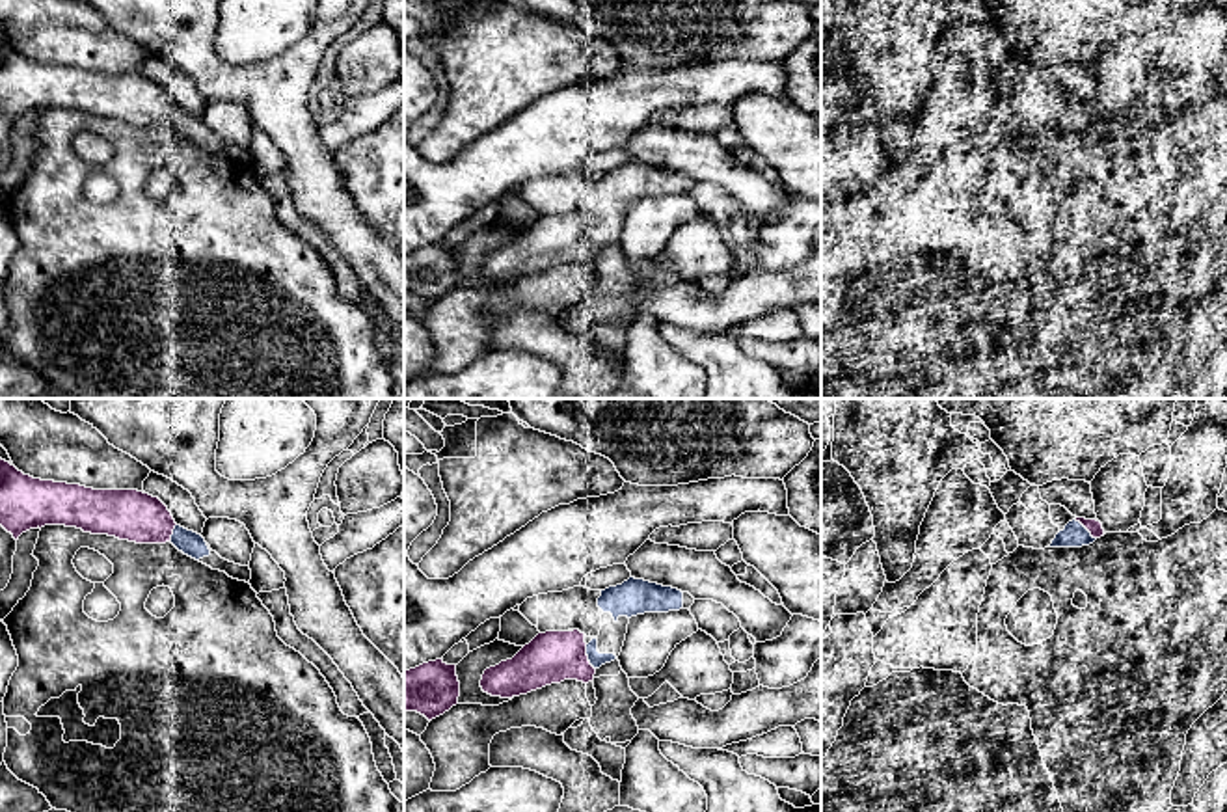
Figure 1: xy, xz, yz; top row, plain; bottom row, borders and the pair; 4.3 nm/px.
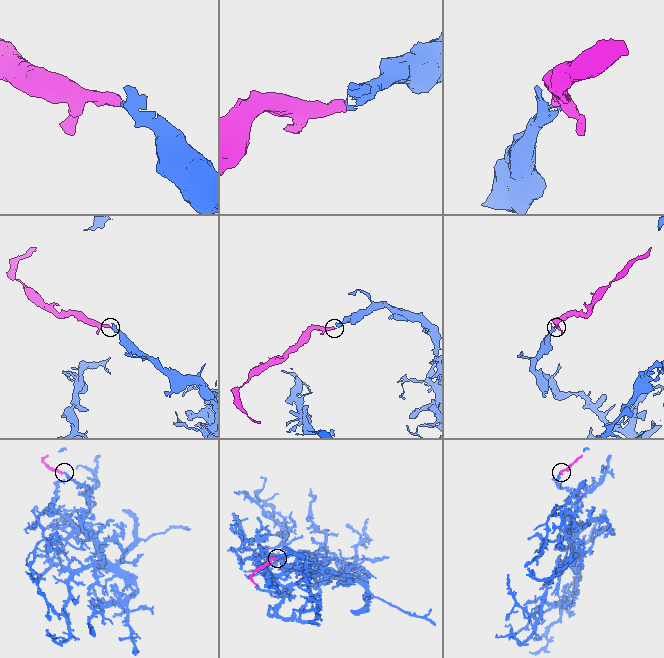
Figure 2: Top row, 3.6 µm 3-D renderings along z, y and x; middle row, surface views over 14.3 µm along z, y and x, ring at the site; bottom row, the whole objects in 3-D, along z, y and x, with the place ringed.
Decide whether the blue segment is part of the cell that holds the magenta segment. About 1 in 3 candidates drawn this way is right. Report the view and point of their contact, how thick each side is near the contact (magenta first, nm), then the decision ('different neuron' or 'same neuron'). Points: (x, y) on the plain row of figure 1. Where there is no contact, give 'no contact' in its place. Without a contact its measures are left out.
meets magenta in xz at (587, 241); 220 nm thick on the magenta side, 70 nm on the other; same neuron

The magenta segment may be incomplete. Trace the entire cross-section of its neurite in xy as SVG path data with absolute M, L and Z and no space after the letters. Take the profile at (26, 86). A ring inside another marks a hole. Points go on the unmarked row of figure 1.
M0 41L0 108L15 123L45 108L76 110L136 127L171 125L184 138L249 166L249 149L222 142L205 121L175 106L168 89L138 73L93 73L41 63Z

